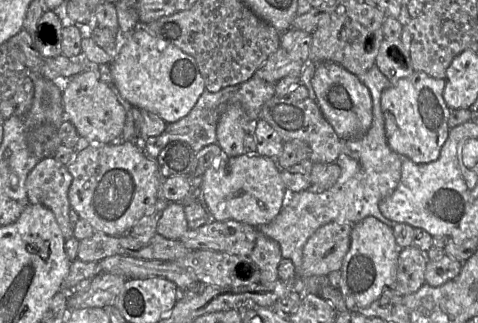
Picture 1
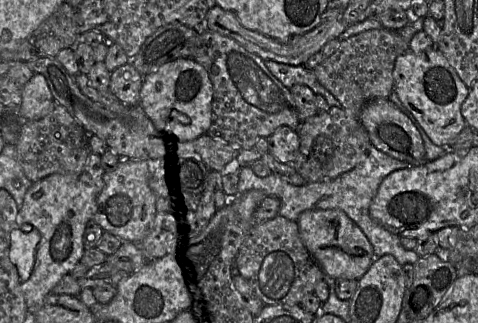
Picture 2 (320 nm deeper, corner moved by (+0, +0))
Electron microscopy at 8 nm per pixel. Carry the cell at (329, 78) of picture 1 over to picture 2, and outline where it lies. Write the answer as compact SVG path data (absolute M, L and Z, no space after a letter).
M388 98L369 101L361 110L358 119L368 133L372 146L389 156L417 165L425 160L425 147L418 129L408 116Z

